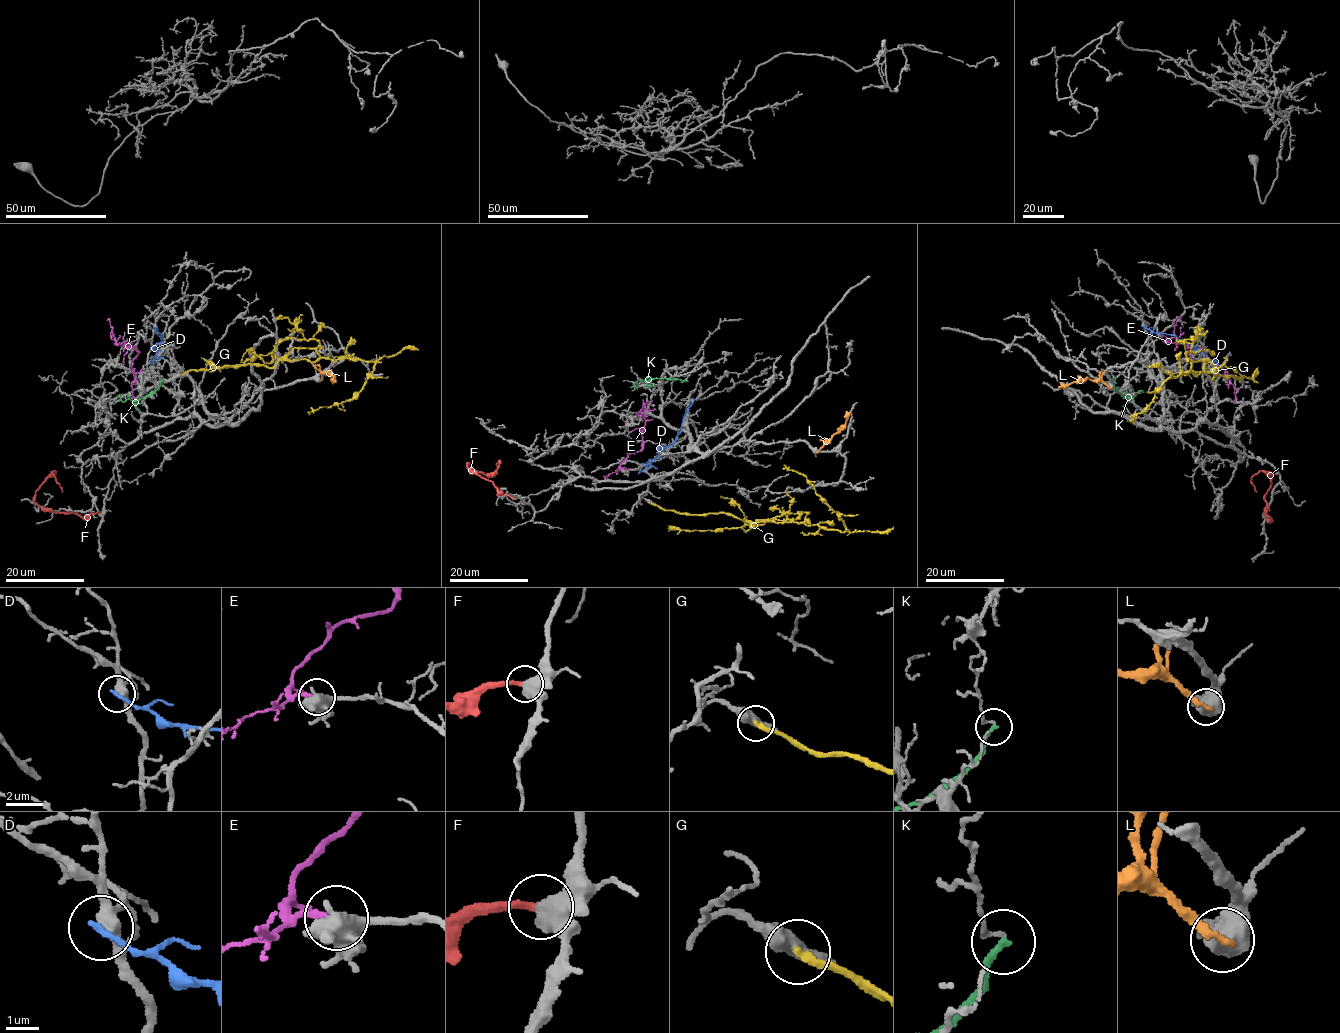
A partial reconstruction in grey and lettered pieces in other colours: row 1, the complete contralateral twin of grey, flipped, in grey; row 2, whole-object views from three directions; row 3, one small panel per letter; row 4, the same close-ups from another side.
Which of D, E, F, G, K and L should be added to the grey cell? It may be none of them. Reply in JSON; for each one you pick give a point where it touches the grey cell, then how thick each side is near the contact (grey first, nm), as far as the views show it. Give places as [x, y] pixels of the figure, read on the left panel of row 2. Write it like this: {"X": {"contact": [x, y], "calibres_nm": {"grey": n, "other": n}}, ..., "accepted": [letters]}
{"E": {"contact": [140, 373], "calibres_nm": {"grey": 420, "other": 240}}, "accepted": ["E"]}

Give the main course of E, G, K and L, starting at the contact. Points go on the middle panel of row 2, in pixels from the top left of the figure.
E: (625, 469), (620, 468), (620, 463), (642, 449), (642, 428), (646, 424), (643, 405), (640, 410)
G: (652, 503), (695, 514), (731, 513), (749, 522), (796, 522), (844, 531), (838, 513), (805, 476), (784, 465)
K: (687, 381), (637, 380), (630, 387)
L: (818, 451), (842, 428), (850, 412)

